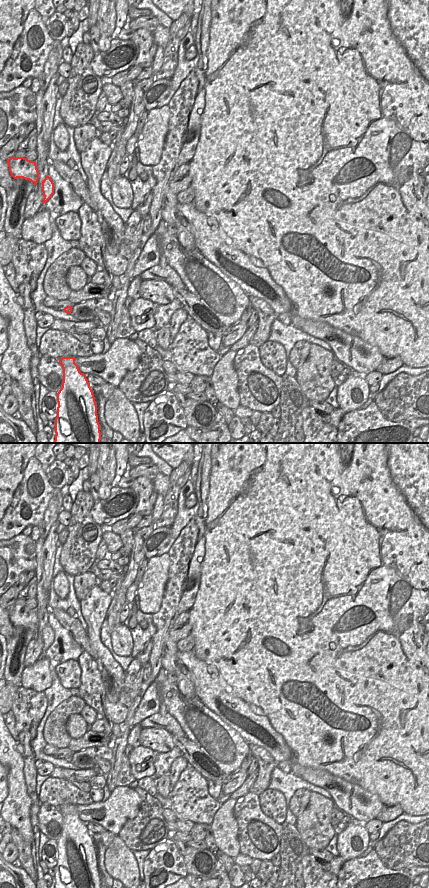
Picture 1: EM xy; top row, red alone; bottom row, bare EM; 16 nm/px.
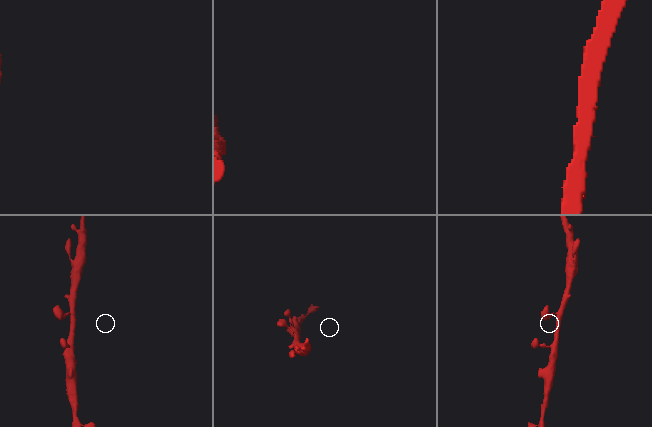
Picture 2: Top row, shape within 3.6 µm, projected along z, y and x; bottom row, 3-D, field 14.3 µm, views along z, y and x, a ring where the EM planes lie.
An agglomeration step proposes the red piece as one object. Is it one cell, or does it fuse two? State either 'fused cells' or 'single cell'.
single cell

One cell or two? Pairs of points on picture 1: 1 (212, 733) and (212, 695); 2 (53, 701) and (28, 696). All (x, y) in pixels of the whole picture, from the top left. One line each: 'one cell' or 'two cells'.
1: two cells
2: two cells

